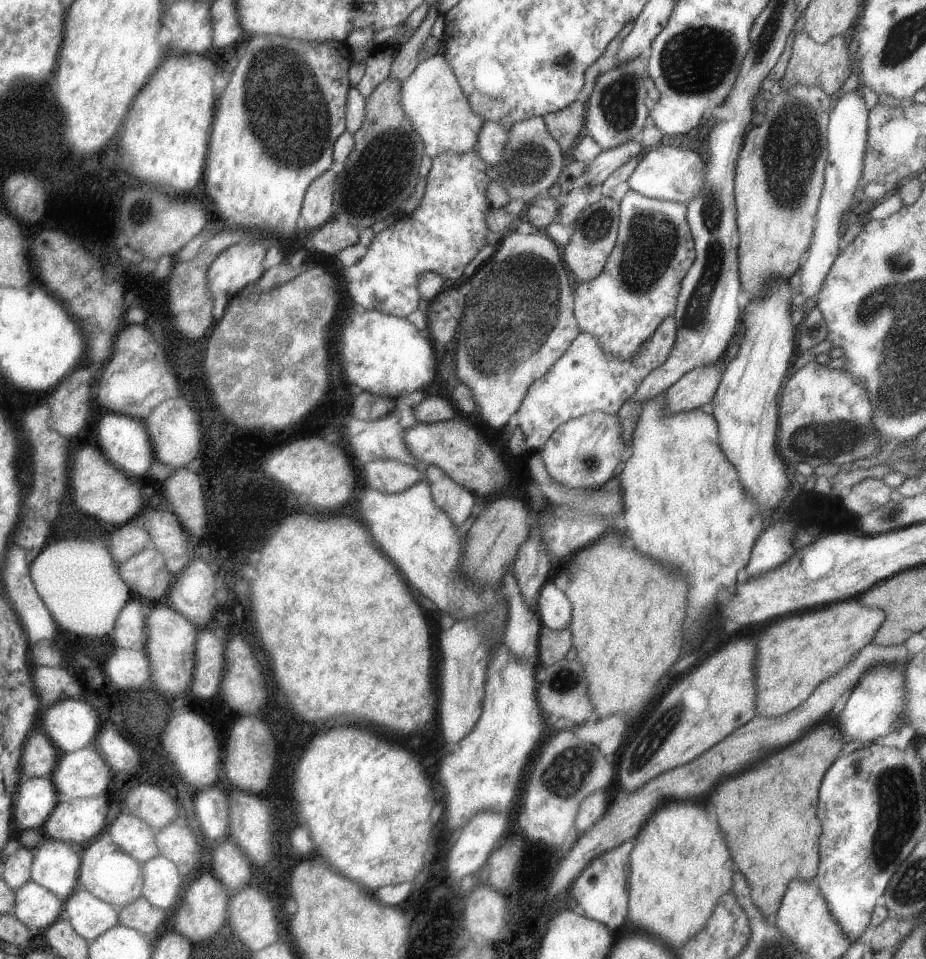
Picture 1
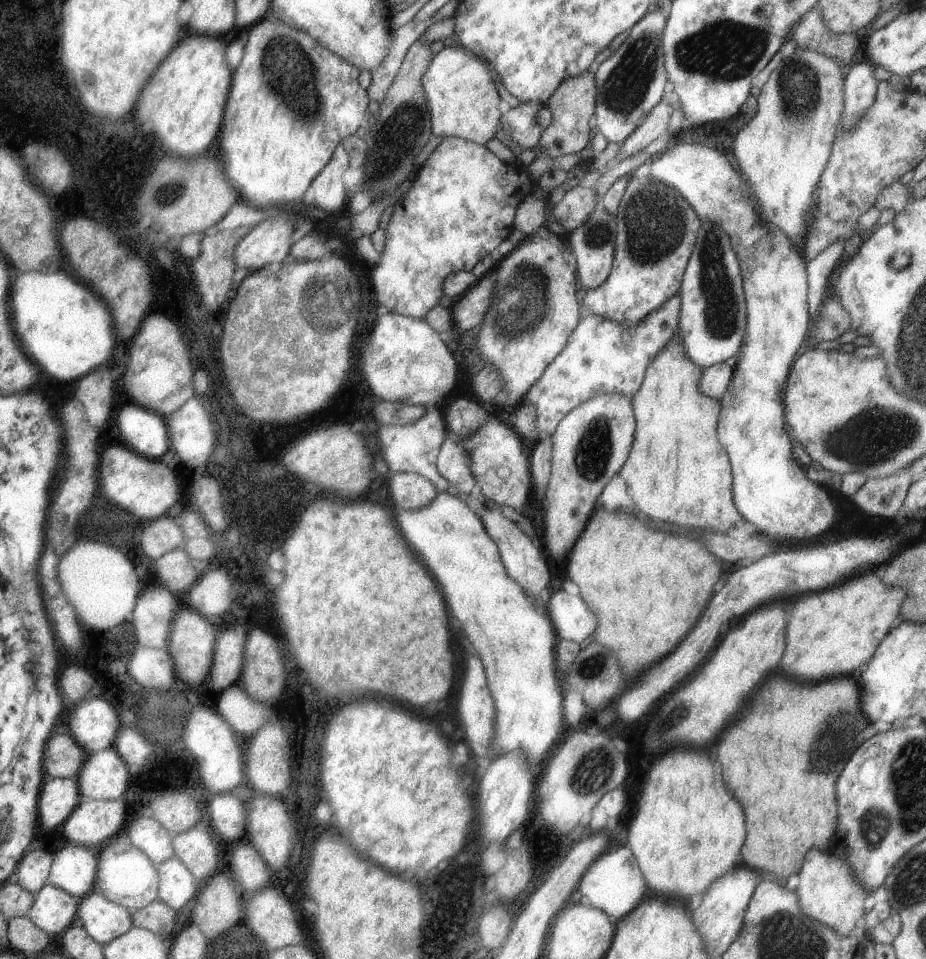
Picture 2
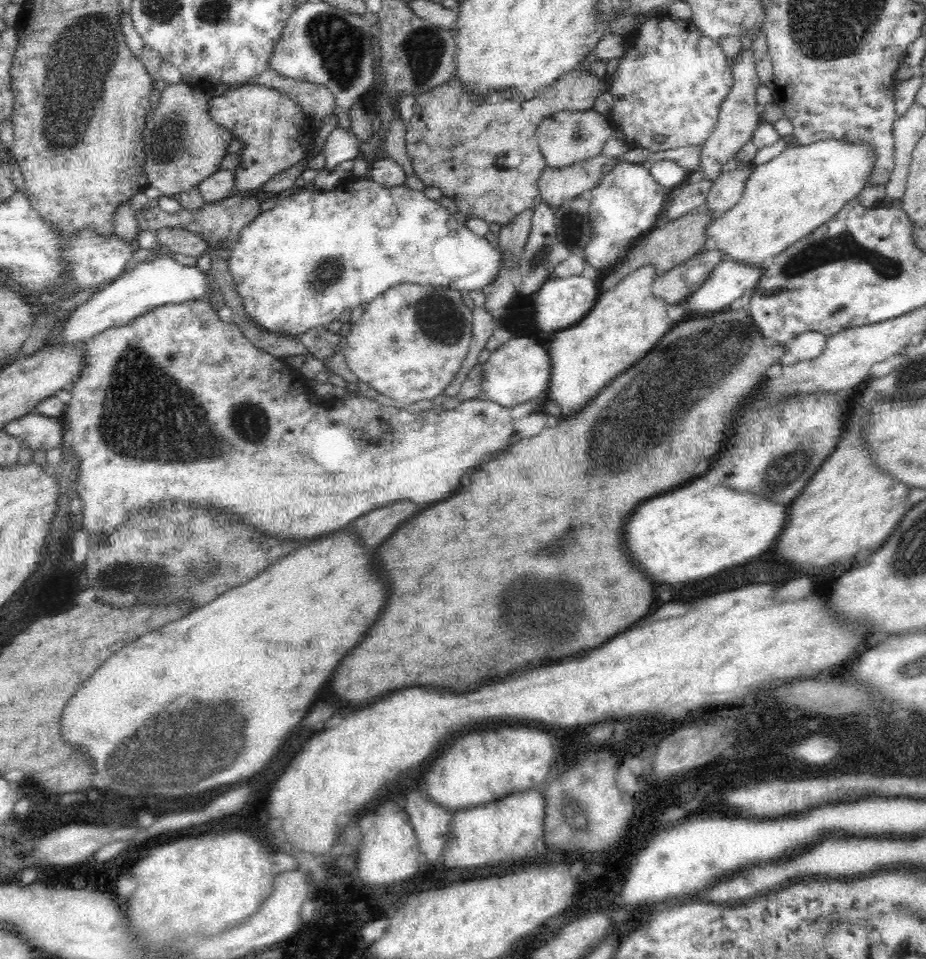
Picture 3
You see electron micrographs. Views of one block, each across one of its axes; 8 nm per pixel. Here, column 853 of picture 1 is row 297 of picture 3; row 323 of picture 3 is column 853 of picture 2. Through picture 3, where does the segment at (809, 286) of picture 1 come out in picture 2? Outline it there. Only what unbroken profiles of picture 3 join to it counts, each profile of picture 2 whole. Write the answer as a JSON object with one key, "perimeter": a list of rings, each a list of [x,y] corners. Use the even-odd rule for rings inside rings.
{"perimeter":[[[865,57],[849,68],[844,84],[844,132],[852,130],[874,104],[879,83],[875,70],[874,64]]]}

